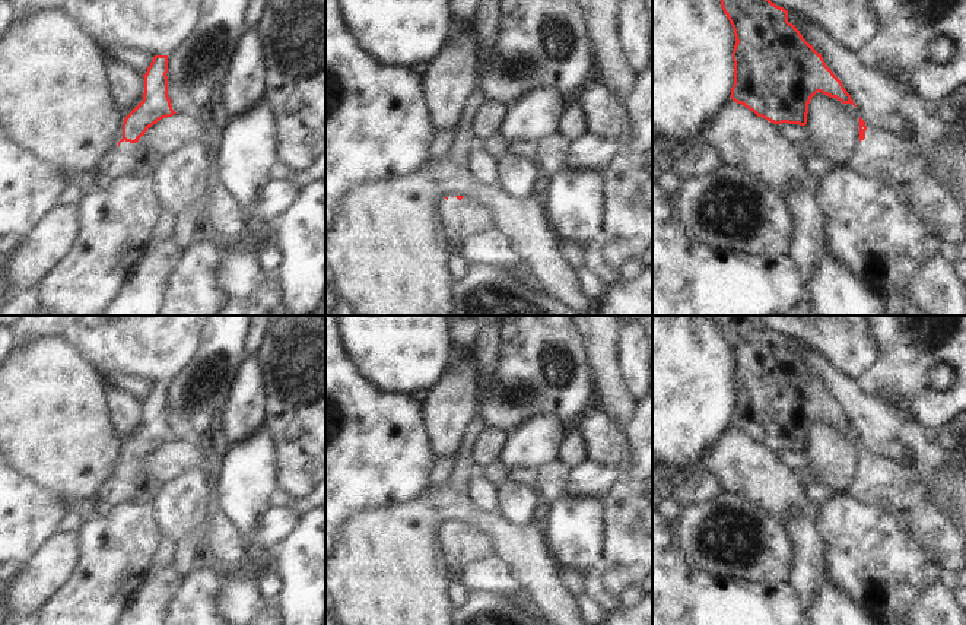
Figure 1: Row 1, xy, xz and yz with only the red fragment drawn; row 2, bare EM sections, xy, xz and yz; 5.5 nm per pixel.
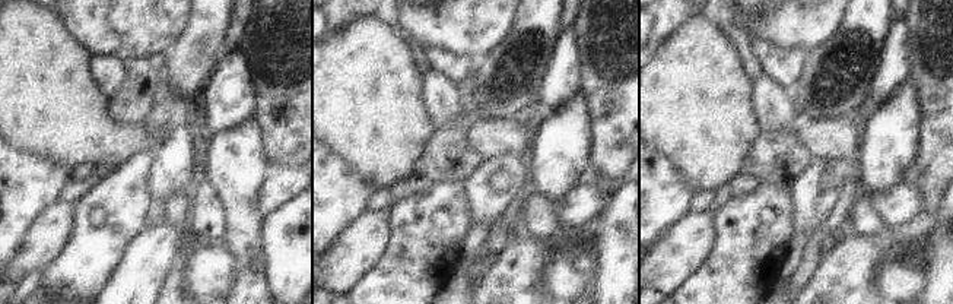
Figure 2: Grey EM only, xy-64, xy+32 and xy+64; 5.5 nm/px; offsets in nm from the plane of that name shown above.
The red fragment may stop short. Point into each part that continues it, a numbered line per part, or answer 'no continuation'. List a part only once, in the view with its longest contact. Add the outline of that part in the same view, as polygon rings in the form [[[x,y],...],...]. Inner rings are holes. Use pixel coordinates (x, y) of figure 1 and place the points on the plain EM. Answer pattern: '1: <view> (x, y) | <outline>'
1: xy (136, 481) | [[[142,463],[136,470],[130,470],[125,467],[121,469],[120,476],[125,483],[127,494],[133,494],[133,492],[144,494],[149,488],[158,491],[159,486],[162,485],[159,480],[153,479],[147,473],[147,467],[144,463]]]

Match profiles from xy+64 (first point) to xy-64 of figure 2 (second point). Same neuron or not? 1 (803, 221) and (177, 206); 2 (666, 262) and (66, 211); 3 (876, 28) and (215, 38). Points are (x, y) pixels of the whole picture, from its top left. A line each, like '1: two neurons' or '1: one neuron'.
1: two neurons
2: one neuron
3: one neuron

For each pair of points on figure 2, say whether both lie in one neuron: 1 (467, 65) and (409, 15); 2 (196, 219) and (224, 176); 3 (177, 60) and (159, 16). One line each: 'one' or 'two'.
1: two
2: two
3: two

